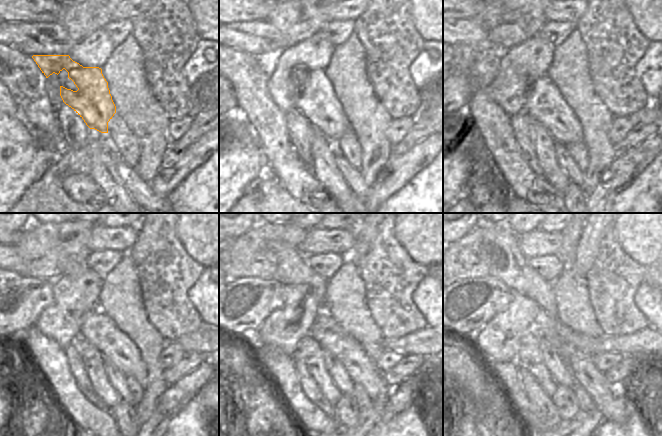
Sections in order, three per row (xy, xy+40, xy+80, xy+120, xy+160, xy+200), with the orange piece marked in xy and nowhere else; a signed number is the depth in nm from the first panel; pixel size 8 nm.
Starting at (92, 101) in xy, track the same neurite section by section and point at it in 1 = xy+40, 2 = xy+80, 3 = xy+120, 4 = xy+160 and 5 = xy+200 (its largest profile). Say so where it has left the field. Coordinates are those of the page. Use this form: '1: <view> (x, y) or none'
1: xy+40 (317, 101)
2: xy+80 (544, 103)
3: xy+120 (98, 328)
4: xy+160 (345, 348)
5: xy+200 (614, 406)

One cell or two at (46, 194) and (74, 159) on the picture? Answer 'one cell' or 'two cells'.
one cell

